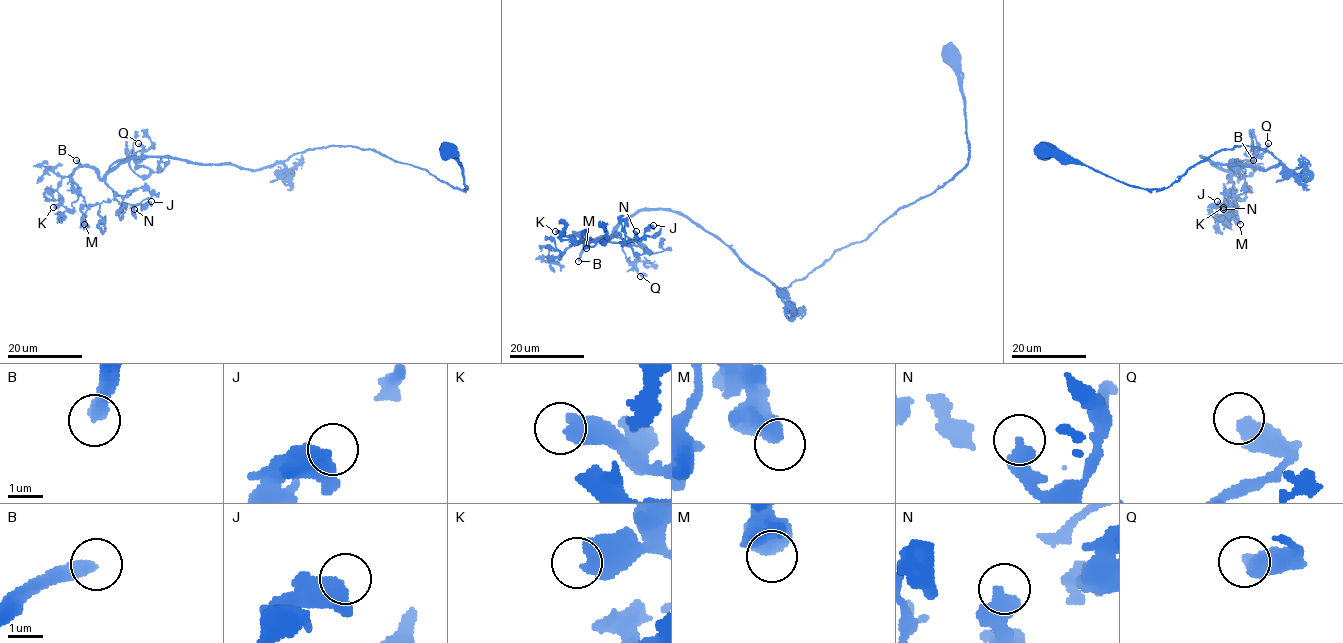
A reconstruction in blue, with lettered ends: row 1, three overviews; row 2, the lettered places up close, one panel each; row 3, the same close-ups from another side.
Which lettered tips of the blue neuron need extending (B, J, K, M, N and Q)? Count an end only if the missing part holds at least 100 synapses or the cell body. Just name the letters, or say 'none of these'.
B

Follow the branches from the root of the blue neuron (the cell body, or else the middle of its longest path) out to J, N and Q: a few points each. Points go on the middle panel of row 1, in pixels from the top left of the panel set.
J: (948, 53), (968, 162), (805, 276), (777, 288), (666, 210), (637, 210), (607, 239), (640, 240), (653, 225)
N: (948, 53), (968, 162), (787, 287), (677, 213), (637, 210), (607, 239), (634, 241), (636, 231)
Q: (948, 53), (968, 162), (947, 182), (783, 288), (684, 216), (637, 210), (612, 236), (640, 276)

